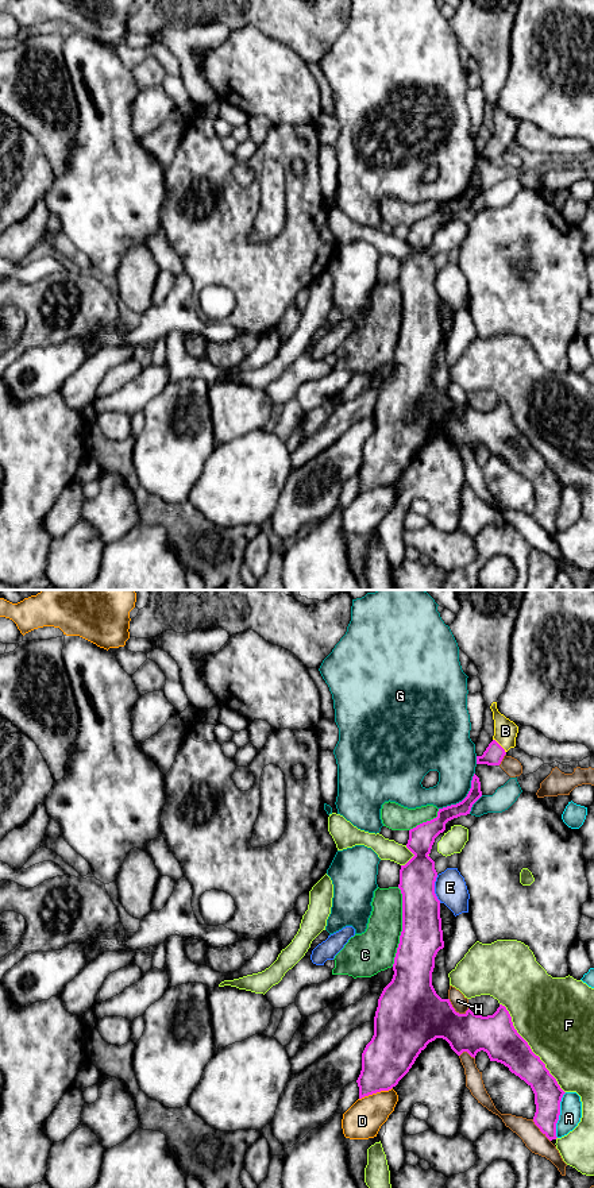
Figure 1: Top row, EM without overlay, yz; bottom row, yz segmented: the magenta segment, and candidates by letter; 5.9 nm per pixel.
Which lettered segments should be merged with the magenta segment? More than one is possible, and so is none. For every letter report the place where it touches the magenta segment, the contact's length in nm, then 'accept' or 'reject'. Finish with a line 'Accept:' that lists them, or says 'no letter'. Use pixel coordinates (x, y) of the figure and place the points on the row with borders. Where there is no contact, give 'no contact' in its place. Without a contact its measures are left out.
A: yz (559, 1114) | 280 nm | reject
B: yz (500, 745) | 120 nm | accept
C: yz (402, 926) | 480 nm | reject
D: yz (375, 1092) | 220 nm | reject
E: yz (434, 888) | 170 nm | reject
F: yz (529, 1048) | 650 nm | reject
G: yz (465, 798) | 300 nm | reject
H: yz (454, 1010) | 140 nm | reject
Accept: B

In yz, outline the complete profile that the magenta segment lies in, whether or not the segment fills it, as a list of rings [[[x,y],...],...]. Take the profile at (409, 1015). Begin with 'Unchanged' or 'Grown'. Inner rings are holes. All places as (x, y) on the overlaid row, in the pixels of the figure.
Unchanged. [[[474,774],[467,796],[456,803],[439,809],[437,817],[409,830],[406,848],[414,855],[400,869],[398,888],[402,894],[402,932],[393,964],[393,979],[383,988],[374,1017],[374,1035],[362,1053],[362,1071],[356,1080],[359,1099],[389,1091],[409,1072],[418,1054],[436,1038],[446,1040],[451,1049],[460,1056],[467,1052],[475,1058],[483,1050],[490,1061],[509,1068],[524,1080],[535,1094],[535,1125],[549,1139],[556,1139],[556,1123],[560,1115],[560,1102],[566,1094],[556,1079],[536,1056],[528,1042],[517,1033],[512,1017],[505,1006],[500,1004],[493,1015],[482,1017],[470,1008],[459,1014],[450,999],[441,999],[432,986],[435,957],[444,948],[440,900],[435,894],[437,872],[435,861],[428,856],[435,838],[446,830],[446,824],[460,815],[467,815],[472,805],[482,796],[479,778]]]

